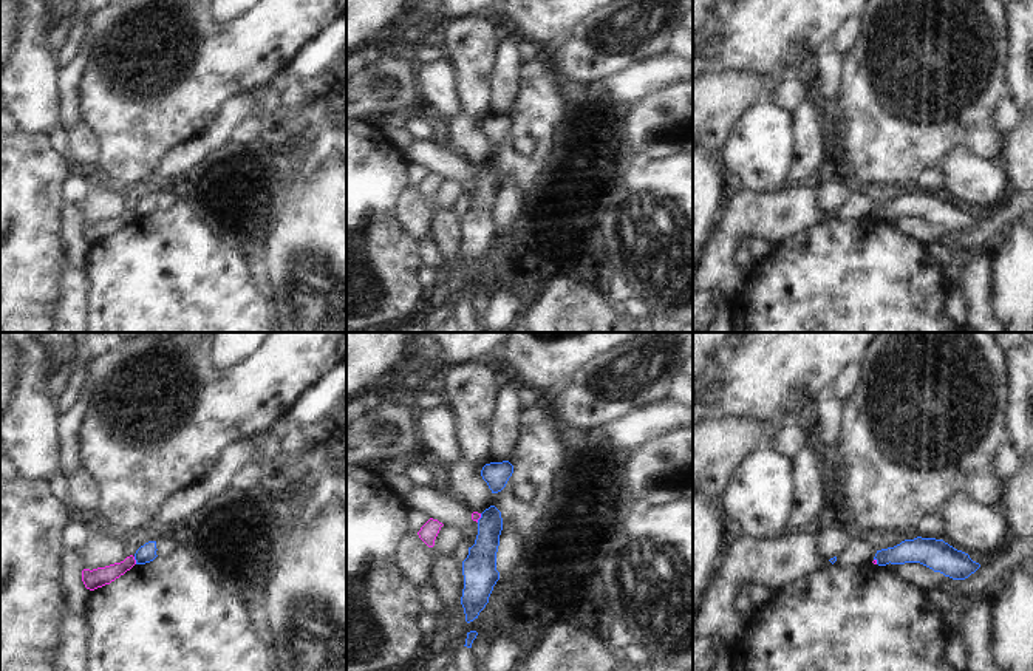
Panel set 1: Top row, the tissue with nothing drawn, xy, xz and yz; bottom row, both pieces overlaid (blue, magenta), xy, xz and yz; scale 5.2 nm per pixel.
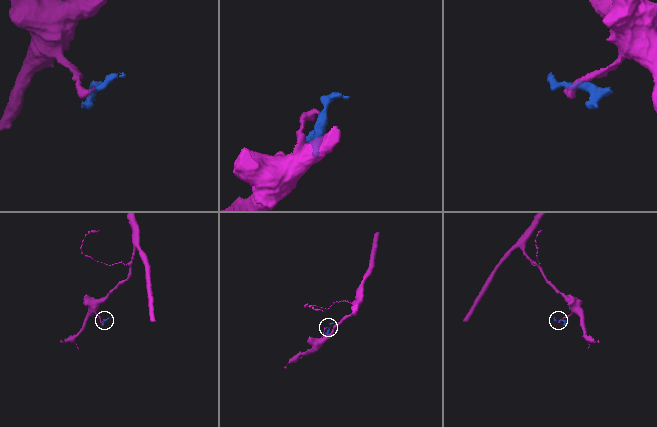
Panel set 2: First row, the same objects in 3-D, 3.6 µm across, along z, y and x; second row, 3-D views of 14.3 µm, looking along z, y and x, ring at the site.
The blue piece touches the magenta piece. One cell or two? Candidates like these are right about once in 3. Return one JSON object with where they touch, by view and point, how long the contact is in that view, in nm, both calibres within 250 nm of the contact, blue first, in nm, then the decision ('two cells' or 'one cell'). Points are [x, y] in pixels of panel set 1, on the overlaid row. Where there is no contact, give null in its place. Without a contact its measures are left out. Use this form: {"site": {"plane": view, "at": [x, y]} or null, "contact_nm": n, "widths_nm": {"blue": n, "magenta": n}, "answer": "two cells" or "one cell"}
{"site": {"plane": "xy", "at": [135, 558]}, "contact_nm": 40, "widths_nm": {"blue": 90, "magenta": 100}, "answer": "two cells"}

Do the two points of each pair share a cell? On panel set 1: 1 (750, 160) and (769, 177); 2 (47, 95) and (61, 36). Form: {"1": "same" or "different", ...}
{"1": "same", "2": "different"}

